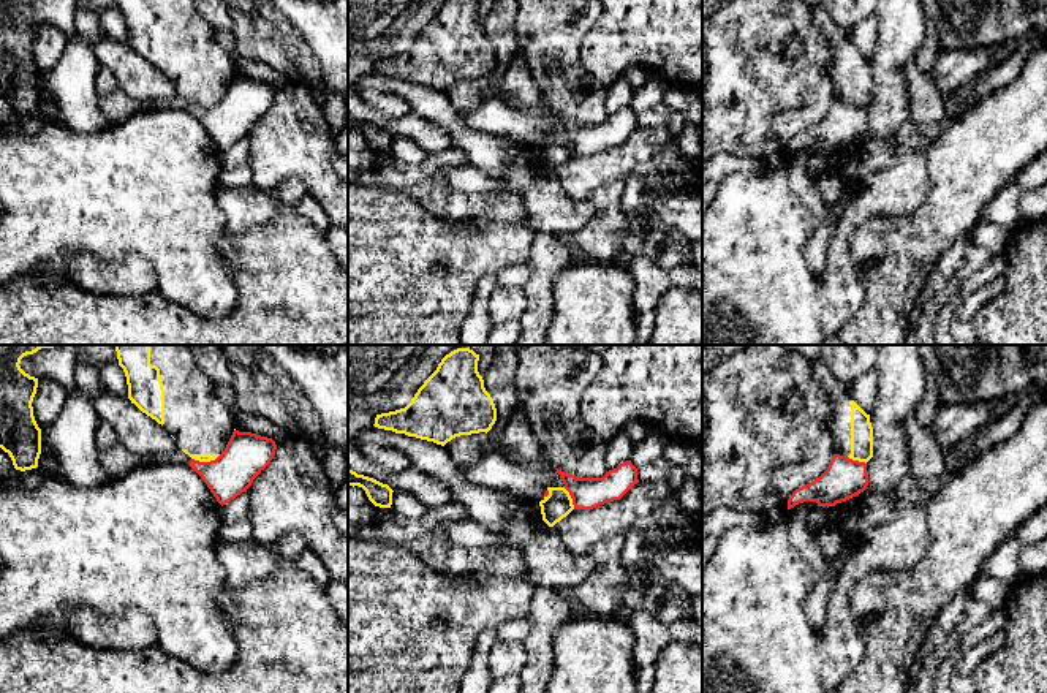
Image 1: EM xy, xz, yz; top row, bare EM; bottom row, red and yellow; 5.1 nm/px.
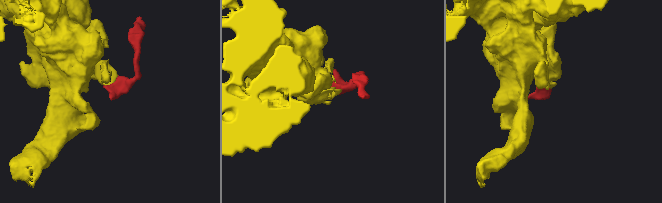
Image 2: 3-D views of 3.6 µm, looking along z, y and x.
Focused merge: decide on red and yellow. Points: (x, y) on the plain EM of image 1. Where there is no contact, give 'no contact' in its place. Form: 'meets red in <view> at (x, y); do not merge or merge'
meets red in xy at (206, 108); do not merge

